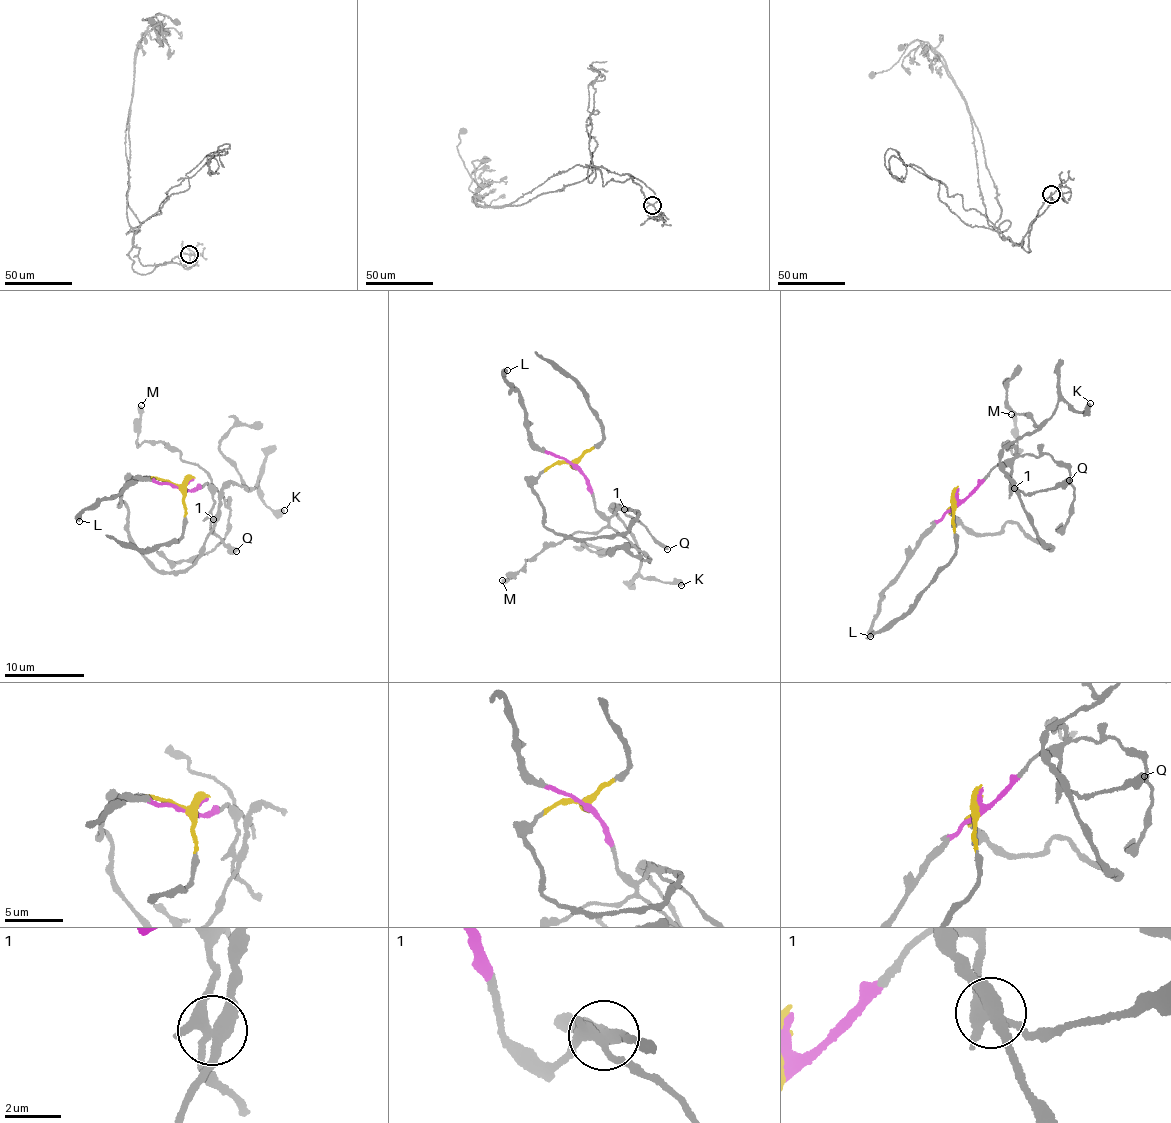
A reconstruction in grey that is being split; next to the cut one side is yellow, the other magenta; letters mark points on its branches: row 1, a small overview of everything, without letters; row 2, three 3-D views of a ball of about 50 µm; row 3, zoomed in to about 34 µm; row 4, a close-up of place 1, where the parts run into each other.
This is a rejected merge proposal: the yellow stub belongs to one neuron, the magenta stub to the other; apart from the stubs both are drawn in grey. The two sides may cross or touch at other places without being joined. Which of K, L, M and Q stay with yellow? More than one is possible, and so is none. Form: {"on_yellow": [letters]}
{"on_yellow": ["K"]}

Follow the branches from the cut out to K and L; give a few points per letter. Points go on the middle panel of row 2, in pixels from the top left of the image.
K: (574, 465), (532, 485), (545, 527), (617, 535), (638, 514), (627, 508), (611, 506), (640, 572), (681, 586)
L: (574, 465), (535, 450), (517, 392), (505, 378), (507, 370)

